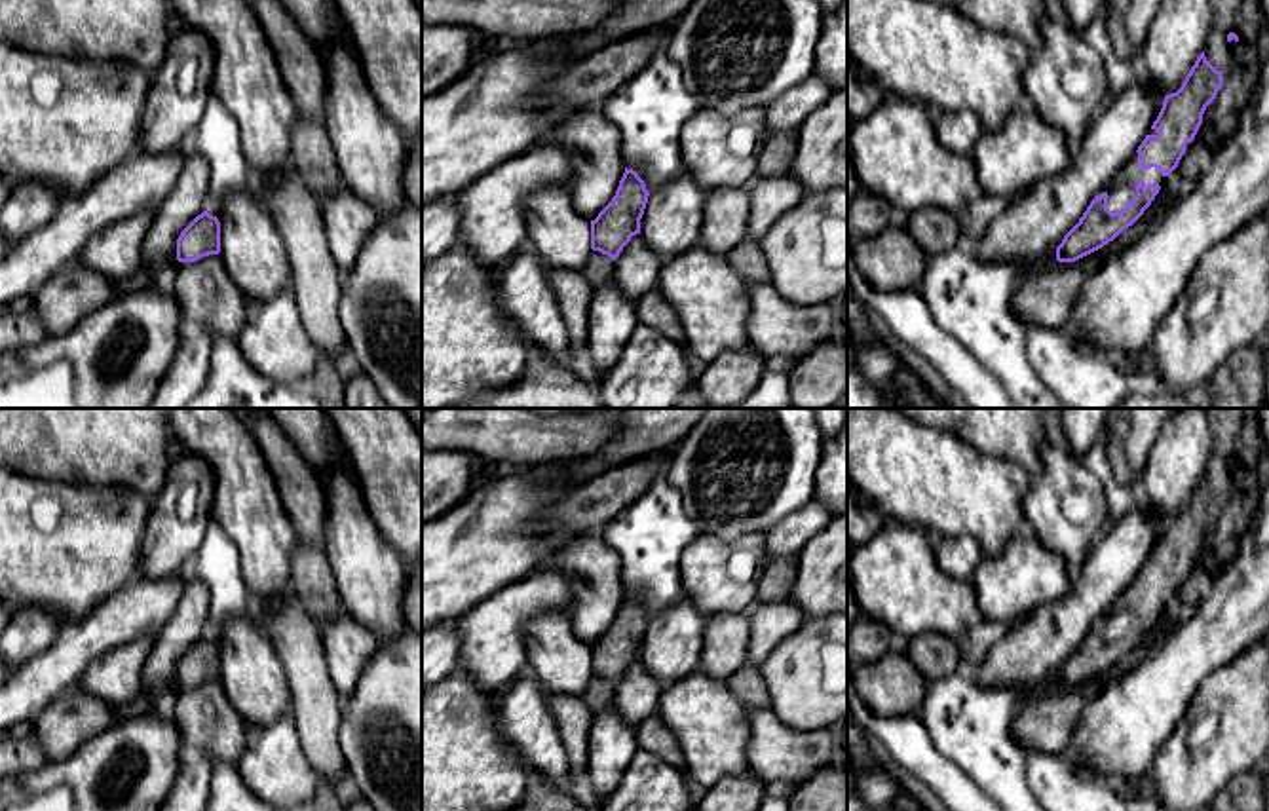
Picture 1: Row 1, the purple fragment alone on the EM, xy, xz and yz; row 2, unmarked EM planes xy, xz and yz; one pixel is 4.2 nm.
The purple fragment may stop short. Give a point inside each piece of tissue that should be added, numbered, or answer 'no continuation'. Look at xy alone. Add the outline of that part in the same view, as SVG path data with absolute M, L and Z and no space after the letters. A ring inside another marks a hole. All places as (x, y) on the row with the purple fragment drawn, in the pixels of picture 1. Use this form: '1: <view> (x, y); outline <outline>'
no continuation

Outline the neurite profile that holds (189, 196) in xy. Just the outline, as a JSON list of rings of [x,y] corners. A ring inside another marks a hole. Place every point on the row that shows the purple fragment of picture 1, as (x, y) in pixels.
[[[186,146],[182,171],[154,213],[154,222],[142,247],[142,266],[158,260],[177,260],[177,239],[180,232],[205,211],[209,184],[209,163]]]

